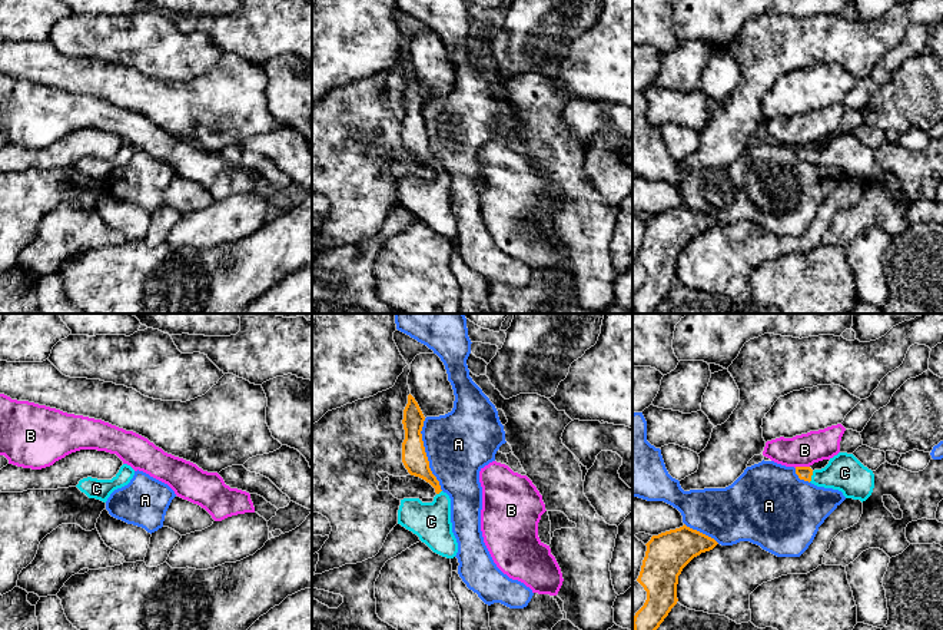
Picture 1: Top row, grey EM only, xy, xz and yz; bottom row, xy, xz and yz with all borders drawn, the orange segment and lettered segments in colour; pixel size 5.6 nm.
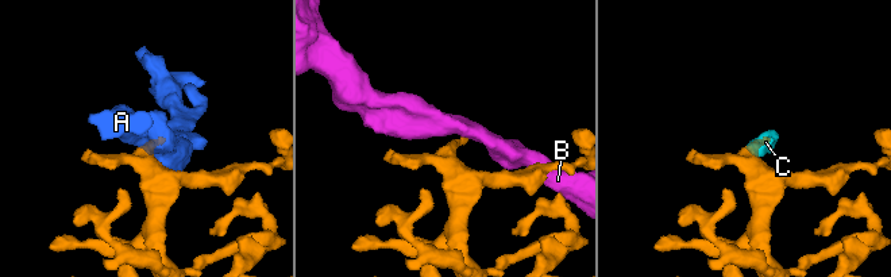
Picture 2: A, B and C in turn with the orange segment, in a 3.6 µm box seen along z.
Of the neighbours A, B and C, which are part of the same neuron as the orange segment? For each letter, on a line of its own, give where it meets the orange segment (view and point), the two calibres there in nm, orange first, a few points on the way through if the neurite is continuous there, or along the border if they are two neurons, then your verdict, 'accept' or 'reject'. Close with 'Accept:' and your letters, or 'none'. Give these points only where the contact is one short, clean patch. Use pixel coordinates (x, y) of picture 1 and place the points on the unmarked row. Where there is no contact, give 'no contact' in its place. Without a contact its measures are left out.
A: xz (425, 133) | 140/380 nm | reject
B: yz (802, 146) | 80/180 nm | reject
C: yz (810, 156) | 80/200 nm | across yz (804, 152), (810, 156), (830, 156), (844, 152) | accept
Accept: C

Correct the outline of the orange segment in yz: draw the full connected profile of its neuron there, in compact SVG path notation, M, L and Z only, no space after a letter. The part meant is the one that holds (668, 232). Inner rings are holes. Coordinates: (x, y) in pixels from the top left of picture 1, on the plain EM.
M685 203L651 216L637 258L647 271L647 279L632 298L635 314L654 314L678 281L677 263L683 248L717 223Z

